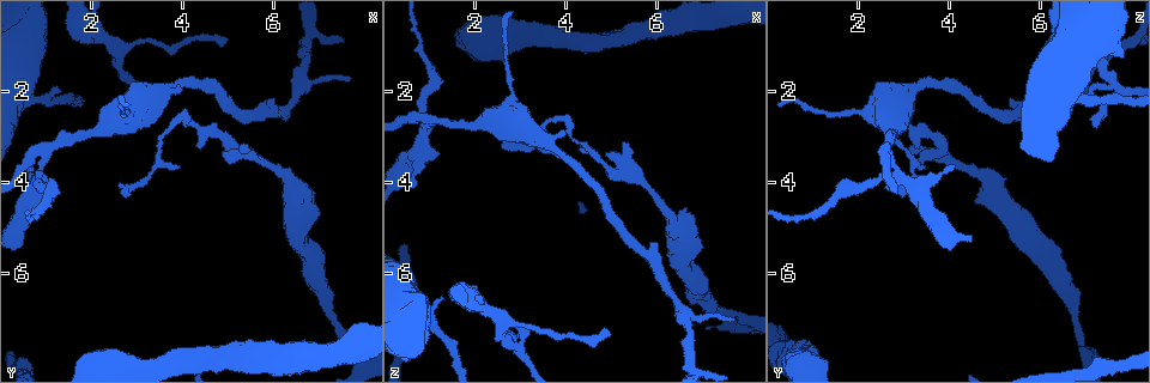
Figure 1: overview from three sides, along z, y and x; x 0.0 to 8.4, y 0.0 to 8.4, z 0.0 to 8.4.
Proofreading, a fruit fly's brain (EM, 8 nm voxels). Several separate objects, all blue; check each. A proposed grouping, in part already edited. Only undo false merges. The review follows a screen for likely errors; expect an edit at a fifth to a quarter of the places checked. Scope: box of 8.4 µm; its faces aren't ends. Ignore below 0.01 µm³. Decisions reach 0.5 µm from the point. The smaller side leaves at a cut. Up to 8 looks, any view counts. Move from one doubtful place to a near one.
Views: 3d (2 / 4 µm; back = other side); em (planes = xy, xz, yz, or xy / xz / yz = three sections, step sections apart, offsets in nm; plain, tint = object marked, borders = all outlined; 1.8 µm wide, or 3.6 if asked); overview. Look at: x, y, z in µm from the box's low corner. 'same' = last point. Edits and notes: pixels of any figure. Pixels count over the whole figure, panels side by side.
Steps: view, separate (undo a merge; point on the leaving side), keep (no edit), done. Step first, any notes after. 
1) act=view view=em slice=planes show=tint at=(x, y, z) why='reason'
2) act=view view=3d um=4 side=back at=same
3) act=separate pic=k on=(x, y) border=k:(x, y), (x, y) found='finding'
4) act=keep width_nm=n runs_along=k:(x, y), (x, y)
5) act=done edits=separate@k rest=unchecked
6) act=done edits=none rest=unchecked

act=view view=em slice=planes show=tint at=(0.95, 3.55, 2.70) why='thick turns thin'

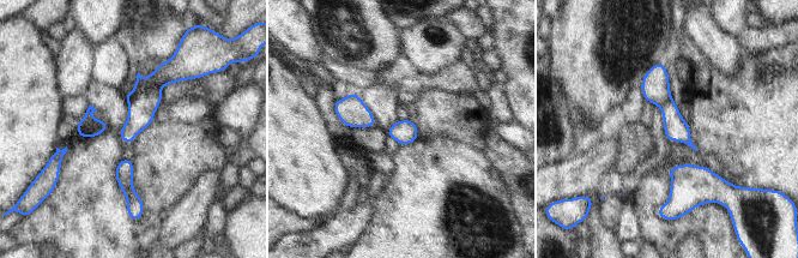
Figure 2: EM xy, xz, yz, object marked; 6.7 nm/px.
act=separate pic=2 on=(141, 108) border=2:(159, 88), (143, 90), (128, 101) found='a second neuron is stuck on'

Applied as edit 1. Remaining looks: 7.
act=view view=3d um=4 at=(2.00, 0.55, 6.65) why='sudden change in width'

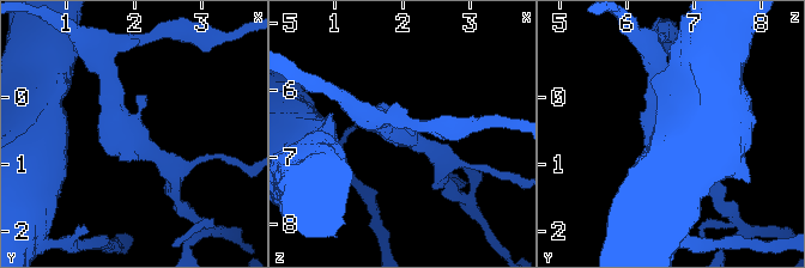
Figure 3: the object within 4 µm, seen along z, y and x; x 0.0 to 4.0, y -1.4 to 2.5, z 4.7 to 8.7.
act=view view=em slice=planes show=tint at=(1.95, 0.60, 6.60)

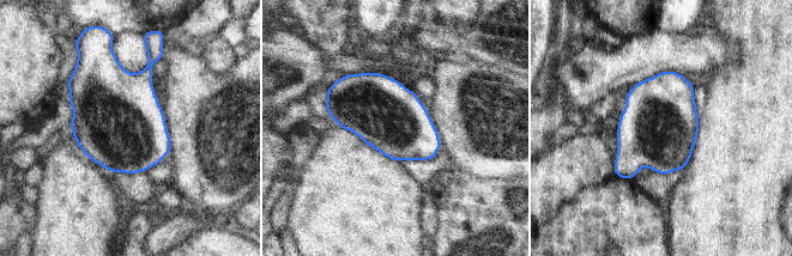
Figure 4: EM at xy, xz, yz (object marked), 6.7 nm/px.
act=keep found='continuous, no second neuron'

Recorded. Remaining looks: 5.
act=done edits=separate@2 rest=unchecked

